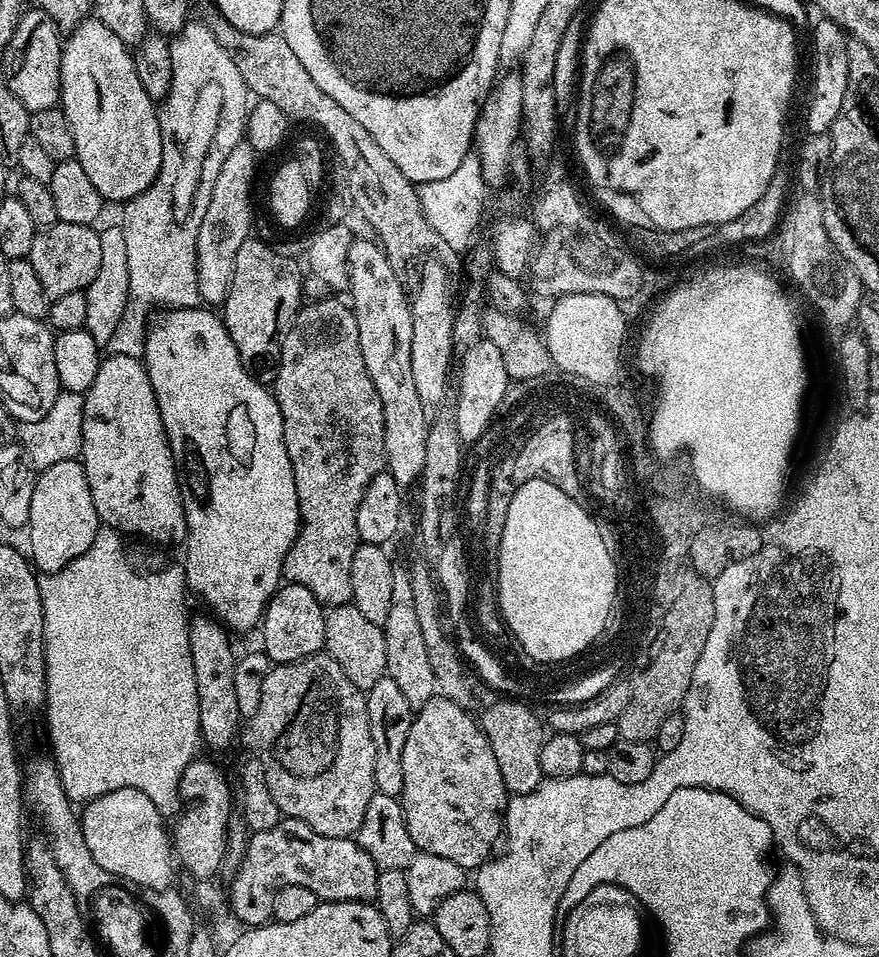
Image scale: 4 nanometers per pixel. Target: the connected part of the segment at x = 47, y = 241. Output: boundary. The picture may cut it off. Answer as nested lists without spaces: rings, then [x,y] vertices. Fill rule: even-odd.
[[[87,224],[48,226],[39,233],[34,249],[34,263],[49,298],[83,292],[97,277],[101,265],[99,231]]]

